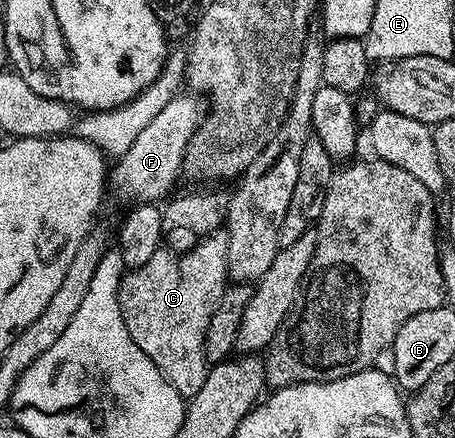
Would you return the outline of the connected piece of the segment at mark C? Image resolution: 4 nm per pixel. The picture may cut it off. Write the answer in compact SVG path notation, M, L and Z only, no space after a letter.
M214 233L205 236L200 243L197 243L189 251L180 253L172 249L159 249L151 257L151 261L147 261L143 265L132 268L128 273L121 277L121 288L119 289L119 309L123 313L123 325L127 325L127 333L131 333L131 341L135 341L135 345L139 345L139 349L143 349L143 353L147 353L147 357L151 357L151 361L159 369L159 373L163 373L163 377L169 384L178 391L182 397L192 397L199 393L199 389L203 389L203 381L207 381L207 373L210 364L205 357L205 338L207 337L207 329L211 321L211 313L215 310L221 301L221 294L225 292L227 280L229 279L229 270L227 269L227 235L224 233Z

